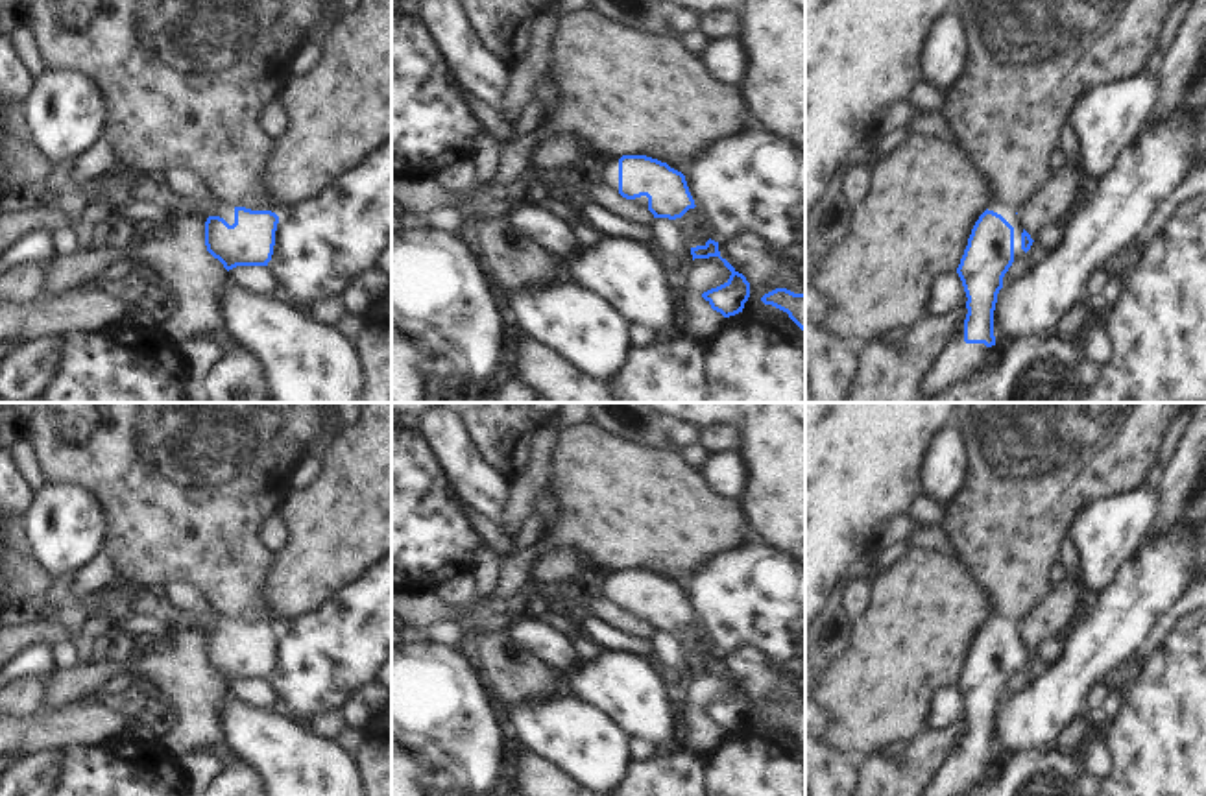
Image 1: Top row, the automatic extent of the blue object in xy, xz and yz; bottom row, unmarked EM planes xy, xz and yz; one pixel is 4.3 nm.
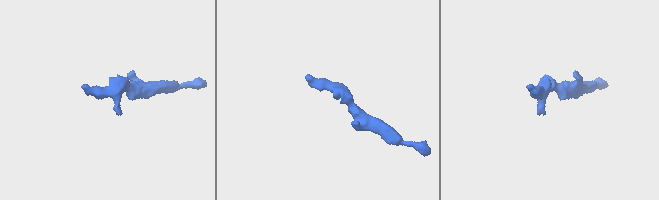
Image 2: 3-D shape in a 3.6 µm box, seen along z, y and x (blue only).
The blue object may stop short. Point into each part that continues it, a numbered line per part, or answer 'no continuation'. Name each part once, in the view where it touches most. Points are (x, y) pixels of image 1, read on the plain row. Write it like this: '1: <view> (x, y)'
1: yz (1007, 627)
2: yz (957, 776).

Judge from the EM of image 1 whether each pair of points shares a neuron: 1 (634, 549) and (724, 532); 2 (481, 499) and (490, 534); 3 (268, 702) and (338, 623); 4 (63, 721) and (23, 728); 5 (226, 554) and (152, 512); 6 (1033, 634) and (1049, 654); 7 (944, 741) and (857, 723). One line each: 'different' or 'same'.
1: same
2: different
3: different
4: same
5: same
6: different
7: different

